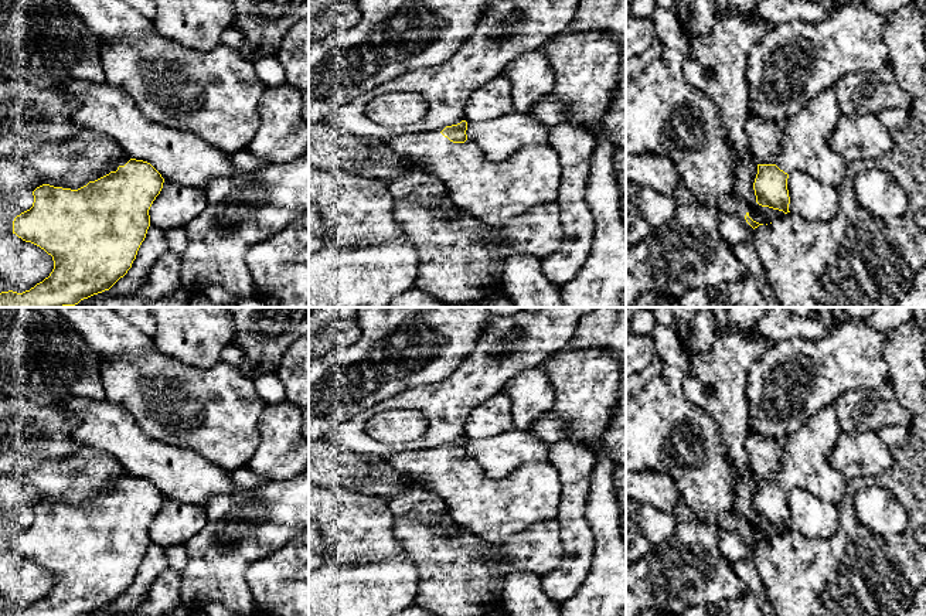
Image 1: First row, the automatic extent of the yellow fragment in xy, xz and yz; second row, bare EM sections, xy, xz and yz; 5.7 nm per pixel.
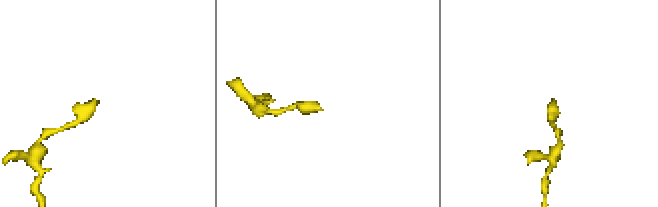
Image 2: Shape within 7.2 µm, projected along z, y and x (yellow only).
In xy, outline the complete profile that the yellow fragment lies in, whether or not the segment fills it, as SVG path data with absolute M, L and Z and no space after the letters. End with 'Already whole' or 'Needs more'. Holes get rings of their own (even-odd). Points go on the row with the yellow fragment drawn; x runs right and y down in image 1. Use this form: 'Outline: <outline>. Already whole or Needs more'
Outline: M130 159L116 171L89 181L86 186L71 190L42 184L33 191L33 207L13 221L13 234L31 242L52 256L54 269L48 278L30 290L0 293L0 307L64 307L75 306L81 300L109 290L132 268L137 251L150 227L149 210L163 188L164 178L147 161Z. Already whole

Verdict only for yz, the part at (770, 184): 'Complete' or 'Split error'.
Split error

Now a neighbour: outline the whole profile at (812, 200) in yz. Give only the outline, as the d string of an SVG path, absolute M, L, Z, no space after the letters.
M791 171L787 178L789 211L807 221L831 221L840 207L838 190L807 173Z

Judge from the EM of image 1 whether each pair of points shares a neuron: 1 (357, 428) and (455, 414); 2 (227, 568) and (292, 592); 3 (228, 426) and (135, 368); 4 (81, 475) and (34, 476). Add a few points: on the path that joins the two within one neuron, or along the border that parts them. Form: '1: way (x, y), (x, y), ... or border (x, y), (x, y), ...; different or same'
1: way (380, 407), (397, 401), (429, 401); same
2: border (268, 551), (245, 571), (245, 582), (254, 601); different
3: way (206, 409), (173, 402), (157, 387); same
4: way (70, 476), (46, 476); same

